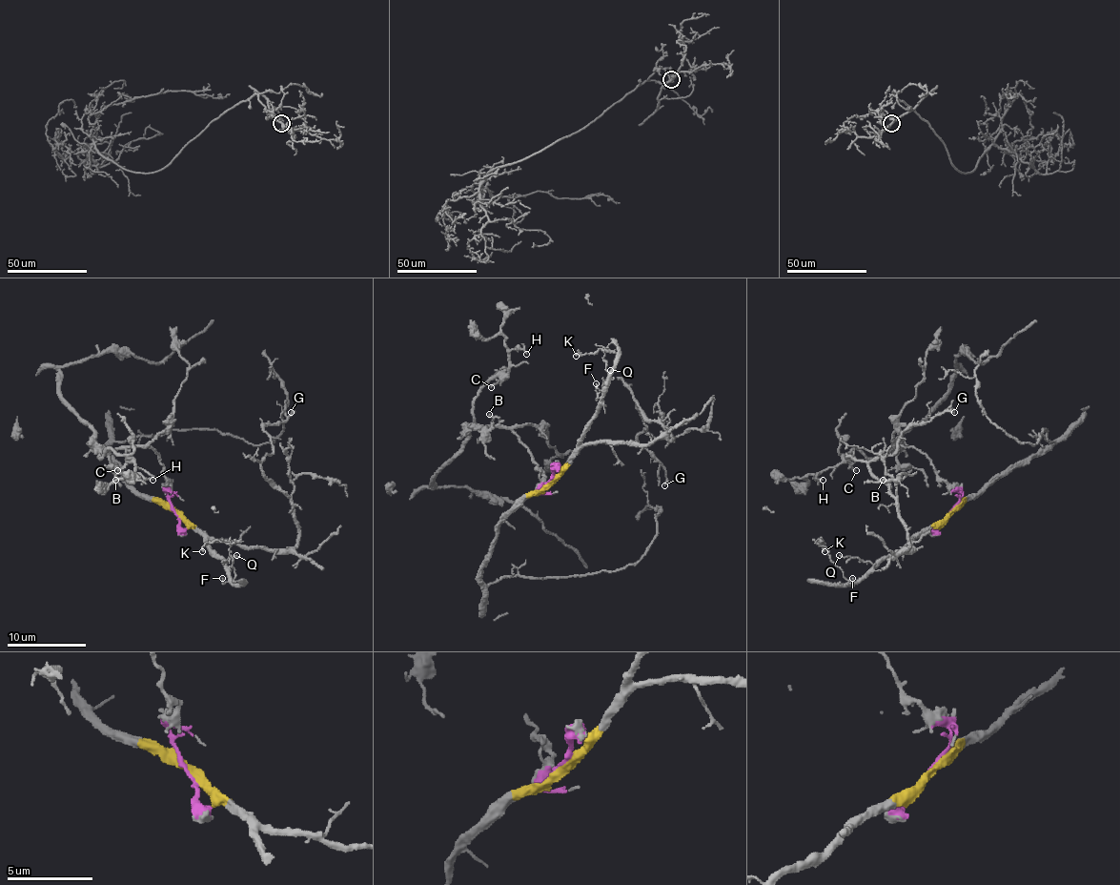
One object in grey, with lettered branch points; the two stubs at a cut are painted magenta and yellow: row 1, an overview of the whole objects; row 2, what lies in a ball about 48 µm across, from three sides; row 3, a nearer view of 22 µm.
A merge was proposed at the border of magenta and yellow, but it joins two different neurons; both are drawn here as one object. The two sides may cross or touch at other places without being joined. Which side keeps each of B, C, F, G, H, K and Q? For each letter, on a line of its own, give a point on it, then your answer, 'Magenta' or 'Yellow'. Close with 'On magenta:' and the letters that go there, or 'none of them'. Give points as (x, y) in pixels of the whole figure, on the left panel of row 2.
B: Place: (115, 480). Magenta
C: Place: (117, 470). Magenta
F: Place: (222, 578). Yellow
G: Place: (291, 412). Yellow
H: Place: (152, 480). Magenta
K: Place: (202, 551). Yellow
Q: Place: (236, 555). Yellow
On magenta: B, C, H

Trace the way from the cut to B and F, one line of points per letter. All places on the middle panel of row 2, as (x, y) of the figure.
B: (549, 483), (540, 491), (542, 475), (525, 445), (509, 429), (483, 427), (491, 425), (489, 413)
F: (549, 483), (568, 461), (597, 411), (602, 392), (597, 383)

